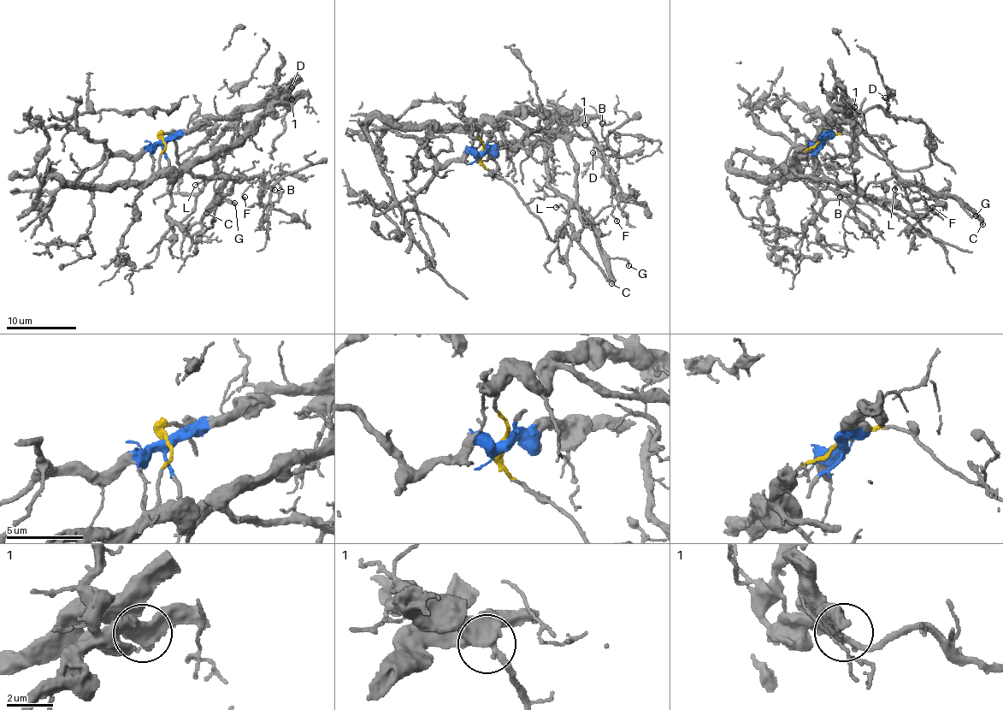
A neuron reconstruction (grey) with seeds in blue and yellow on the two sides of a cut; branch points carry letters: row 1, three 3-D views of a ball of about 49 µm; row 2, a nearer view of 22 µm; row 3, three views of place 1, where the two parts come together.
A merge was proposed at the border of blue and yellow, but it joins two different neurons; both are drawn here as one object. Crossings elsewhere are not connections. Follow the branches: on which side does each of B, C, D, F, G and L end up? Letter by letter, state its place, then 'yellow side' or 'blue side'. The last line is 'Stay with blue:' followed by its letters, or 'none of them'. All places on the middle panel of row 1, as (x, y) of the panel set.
B: place (602, 123); yellow side
C: place (611, 283); blue side
D: place (592, 152); blue side
F: place (616, 221); blue side
G: place (628, 265); blue side
L: place (556, 207); blue side
Stay with blue: C, D, F, G, L

